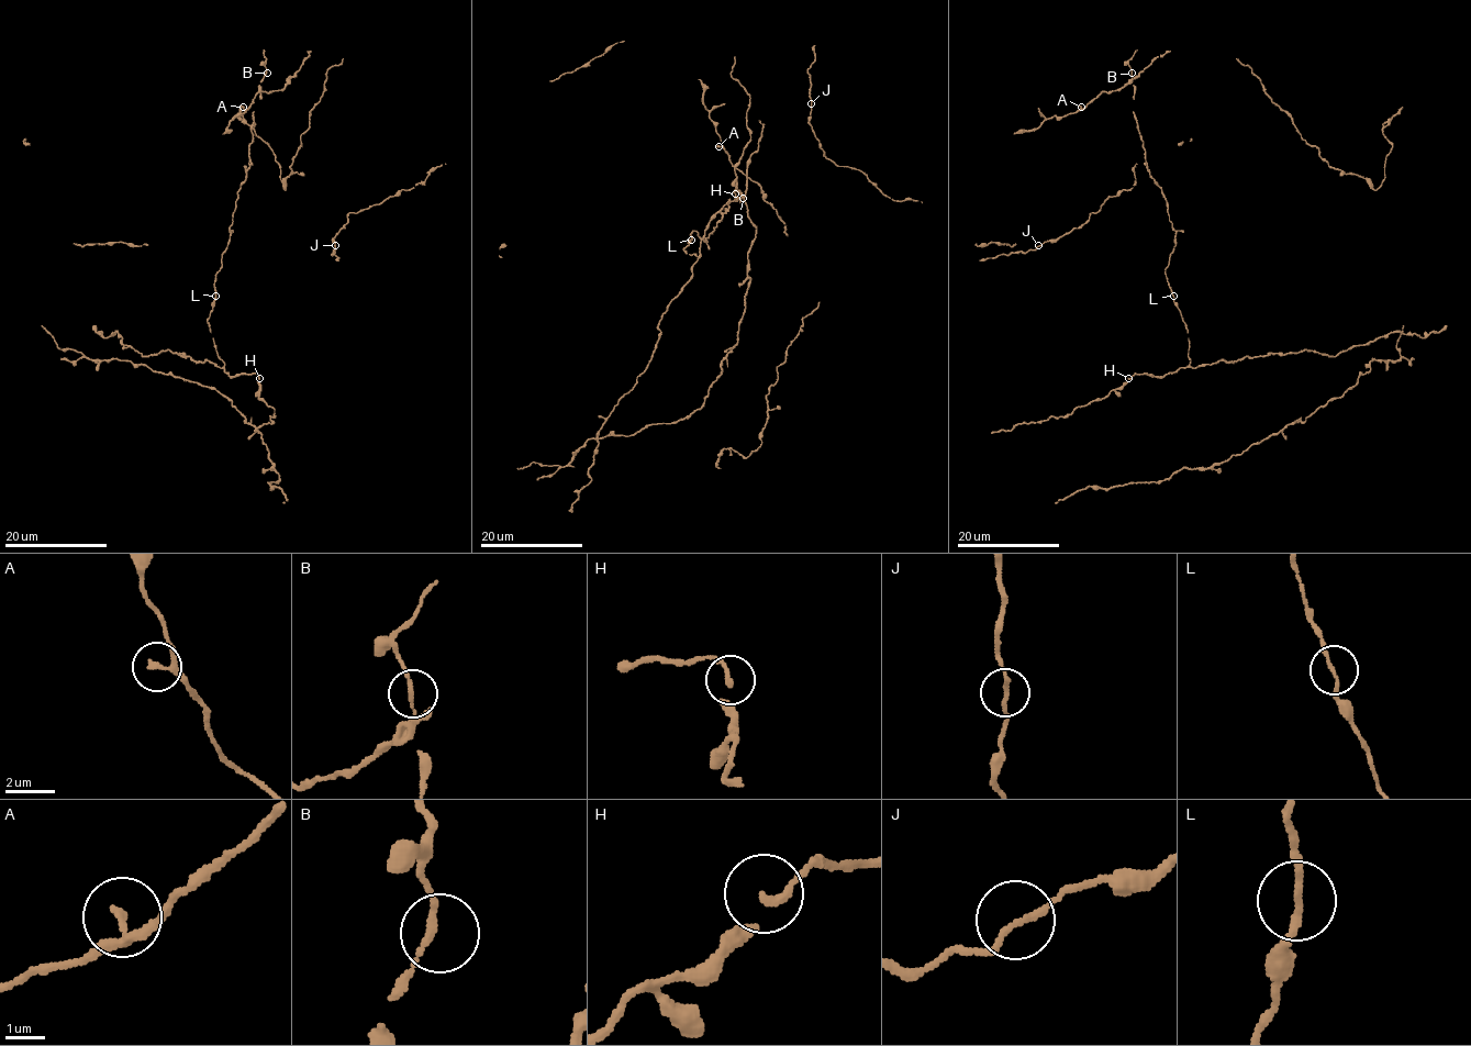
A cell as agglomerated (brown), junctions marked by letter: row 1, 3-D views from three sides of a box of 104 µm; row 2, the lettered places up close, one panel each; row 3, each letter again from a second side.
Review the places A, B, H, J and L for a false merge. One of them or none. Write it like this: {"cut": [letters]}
{"cut": []}

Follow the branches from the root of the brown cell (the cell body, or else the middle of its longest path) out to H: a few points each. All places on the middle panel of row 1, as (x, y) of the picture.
H: (698, 234), (692, 231), (692, 238), (684, 247), (687, 253), (701, 255), (700, 245), (708, 223), (735, 193)

